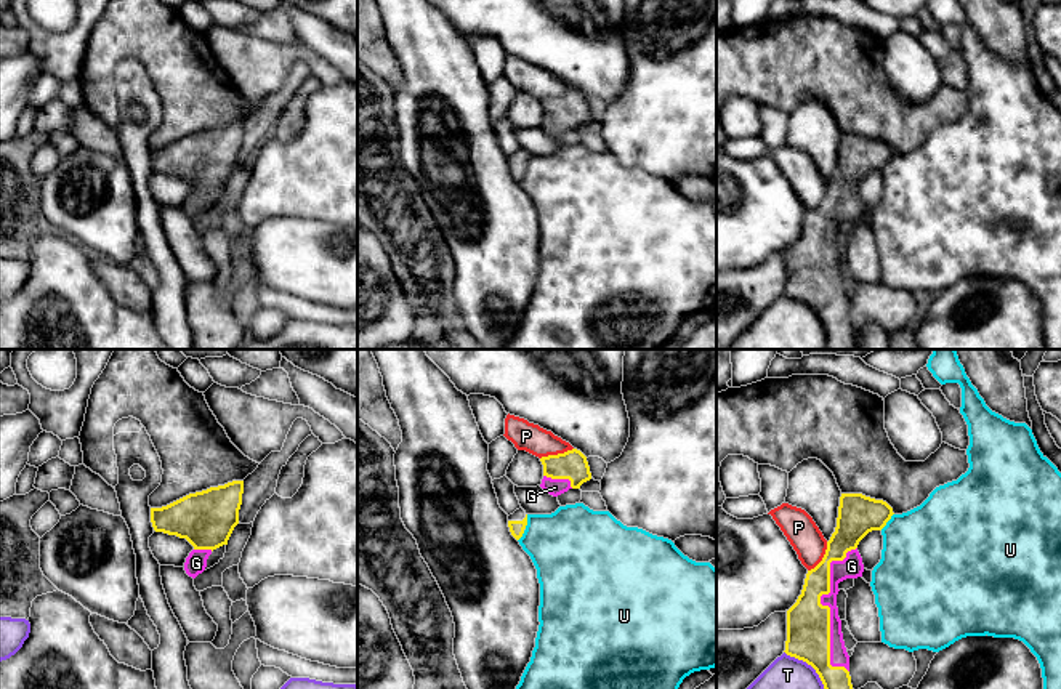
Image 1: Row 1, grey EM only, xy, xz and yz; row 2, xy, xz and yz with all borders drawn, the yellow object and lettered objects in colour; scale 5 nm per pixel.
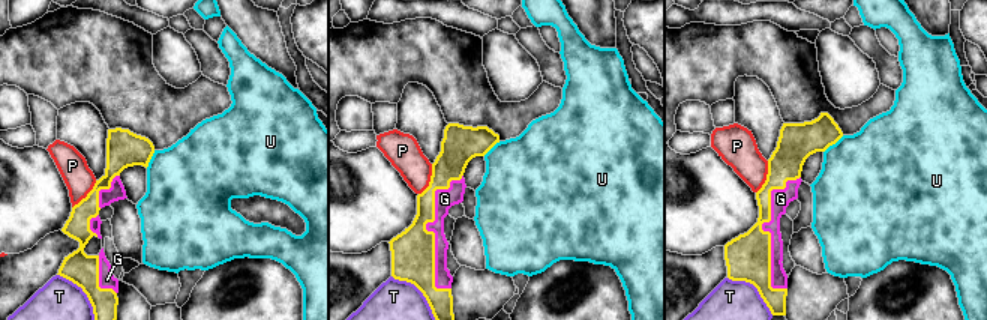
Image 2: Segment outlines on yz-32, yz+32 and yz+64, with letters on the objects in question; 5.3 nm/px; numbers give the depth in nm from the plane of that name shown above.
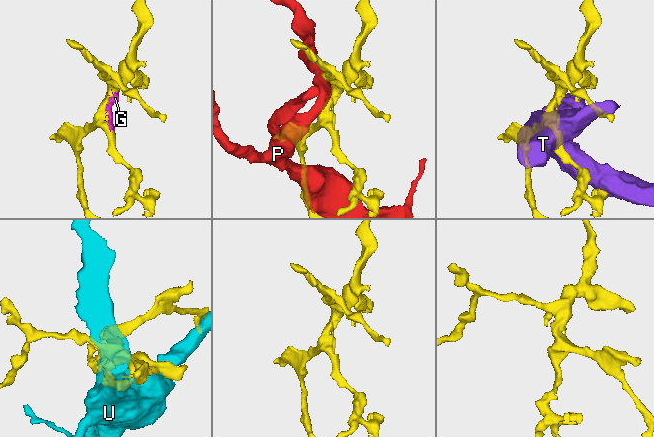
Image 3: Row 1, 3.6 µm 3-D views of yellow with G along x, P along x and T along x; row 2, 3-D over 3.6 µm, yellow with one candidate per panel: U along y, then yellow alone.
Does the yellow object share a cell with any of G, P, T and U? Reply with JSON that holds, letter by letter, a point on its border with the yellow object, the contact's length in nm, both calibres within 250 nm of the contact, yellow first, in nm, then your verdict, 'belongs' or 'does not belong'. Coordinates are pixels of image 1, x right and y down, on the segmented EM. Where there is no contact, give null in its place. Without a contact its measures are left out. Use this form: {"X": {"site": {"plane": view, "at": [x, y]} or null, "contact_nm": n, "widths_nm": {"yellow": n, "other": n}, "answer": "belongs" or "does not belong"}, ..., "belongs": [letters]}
{"G": {"site": {"plane": "yz", "at": [827, 606]}, "contact_nm": 650, "widths_nm": {"yellow": 220, "other": 110}, "answer": "belongs"}, "P": {"site": {"plane": "xz", "at": [558, 454]}, "contact_nm": 180, "widths_nm": {"yellow": 150, "other": 140}, "answer": "does not belong"}, "T": {"site": {"plane": "yz", "at": [808, 664]}, "contact_nm": 280, "widths_nm": {"yellow": 220, "other": 170}, "answer": "does not belong"}, "U": {"site": {"plane": "yz", "at": [888, 519]}, "contact_nm": 110, "widths_nm": {"yellow": 200, "other": 440}, "answer": "does not belong"}, "belongs": ["G"]}

